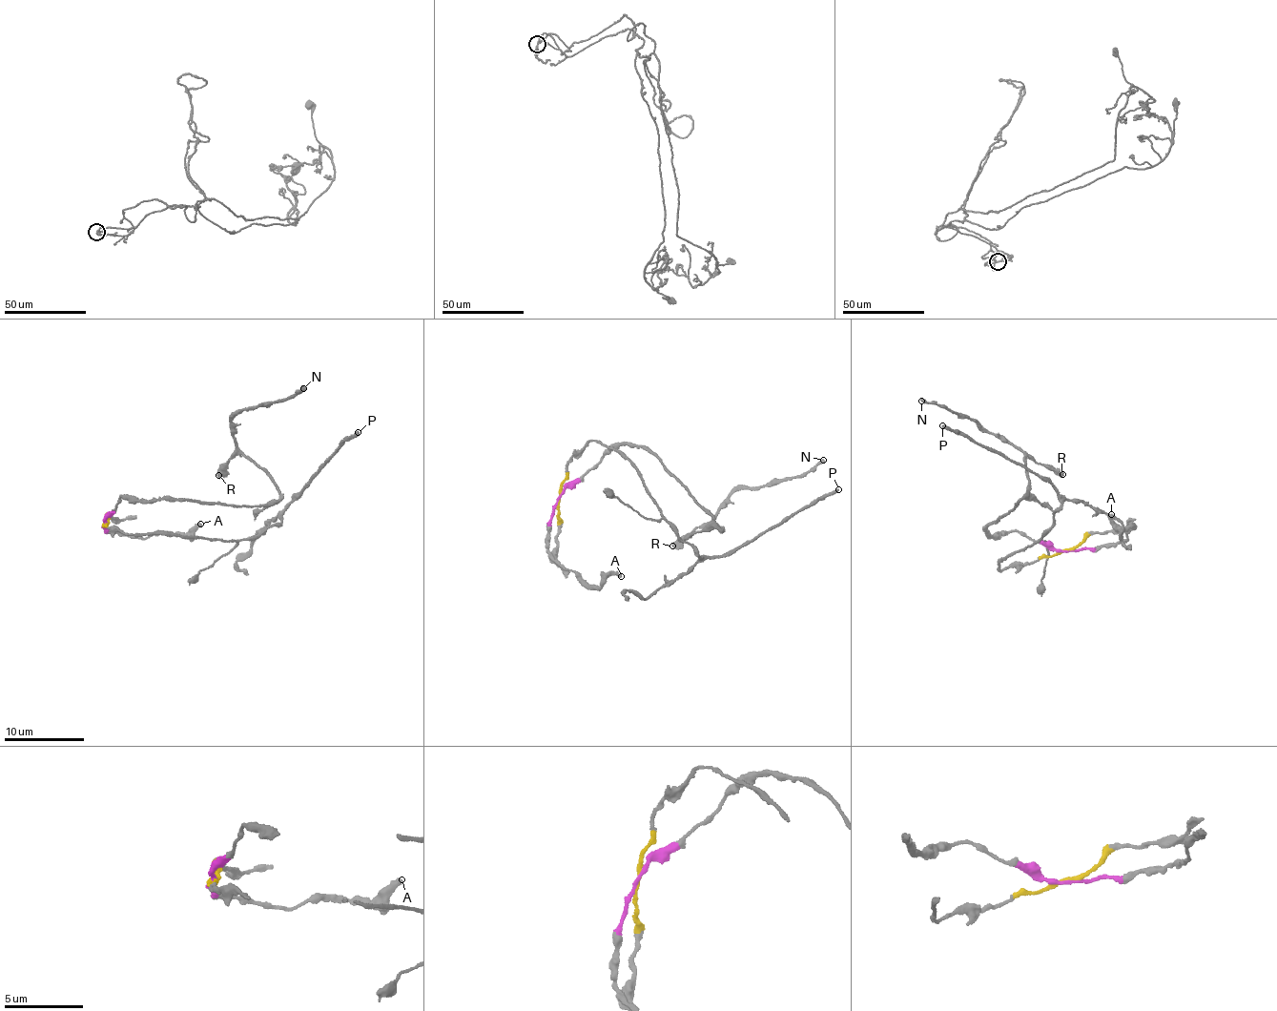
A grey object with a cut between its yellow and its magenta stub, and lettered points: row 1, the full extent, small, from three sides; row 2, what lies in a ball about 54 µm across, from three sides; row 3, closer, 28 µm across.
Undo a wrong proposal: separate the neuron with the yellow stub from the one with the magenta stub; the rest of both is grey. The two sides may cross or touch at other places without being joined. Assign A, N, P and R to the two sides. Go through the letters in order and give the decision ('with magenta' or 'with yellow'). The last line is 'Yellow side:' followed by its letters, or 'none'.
A: with magenta
N: with magenta
P: with yellow
R: with magenta
Yellow side: P

